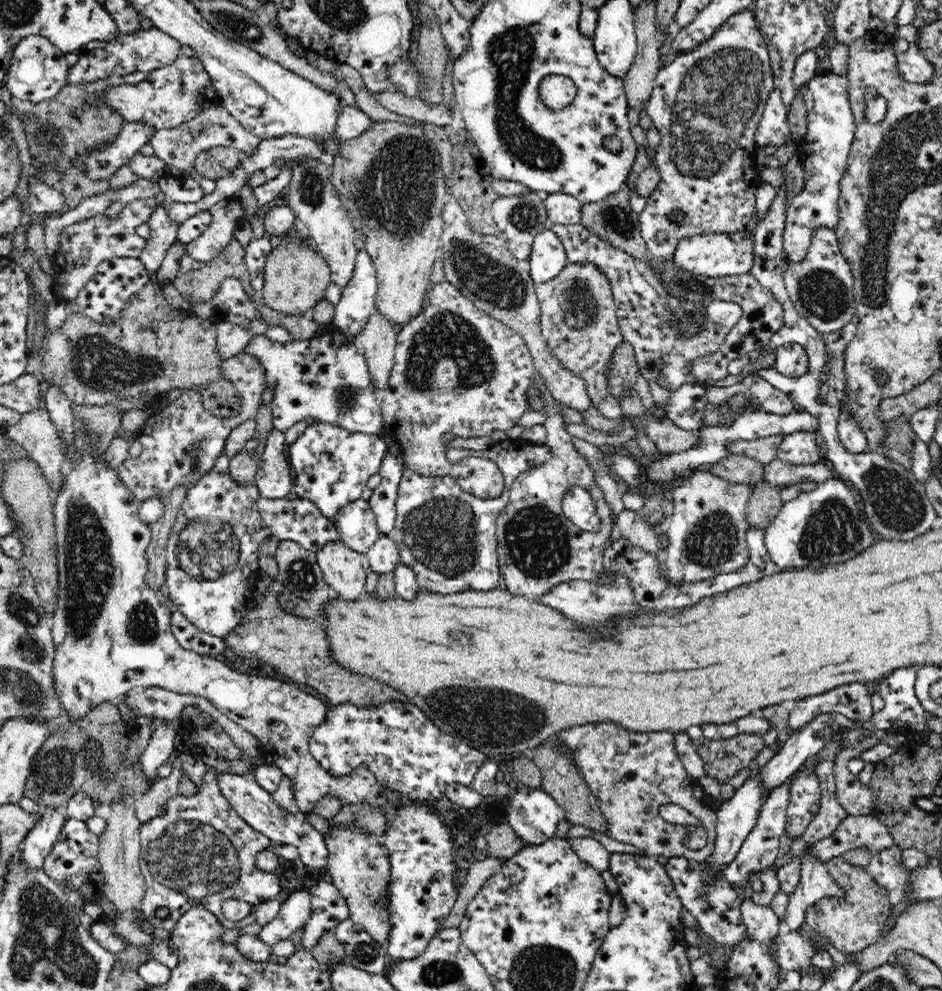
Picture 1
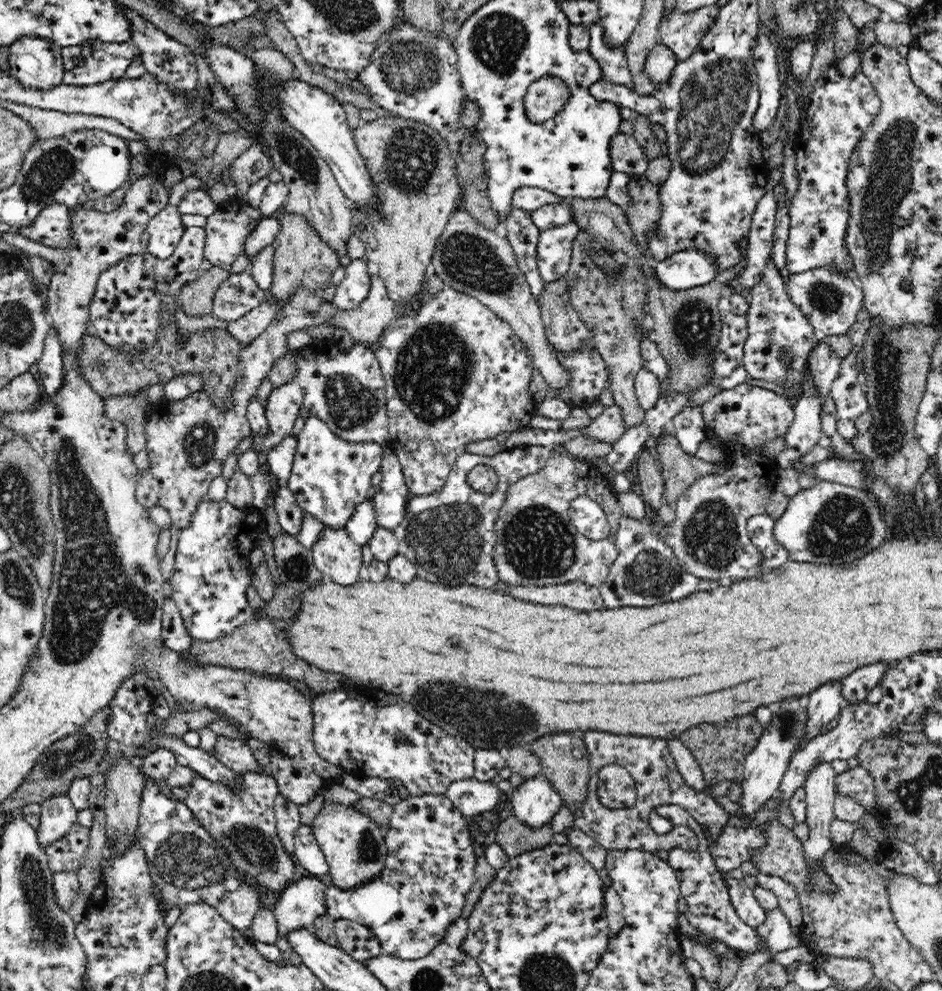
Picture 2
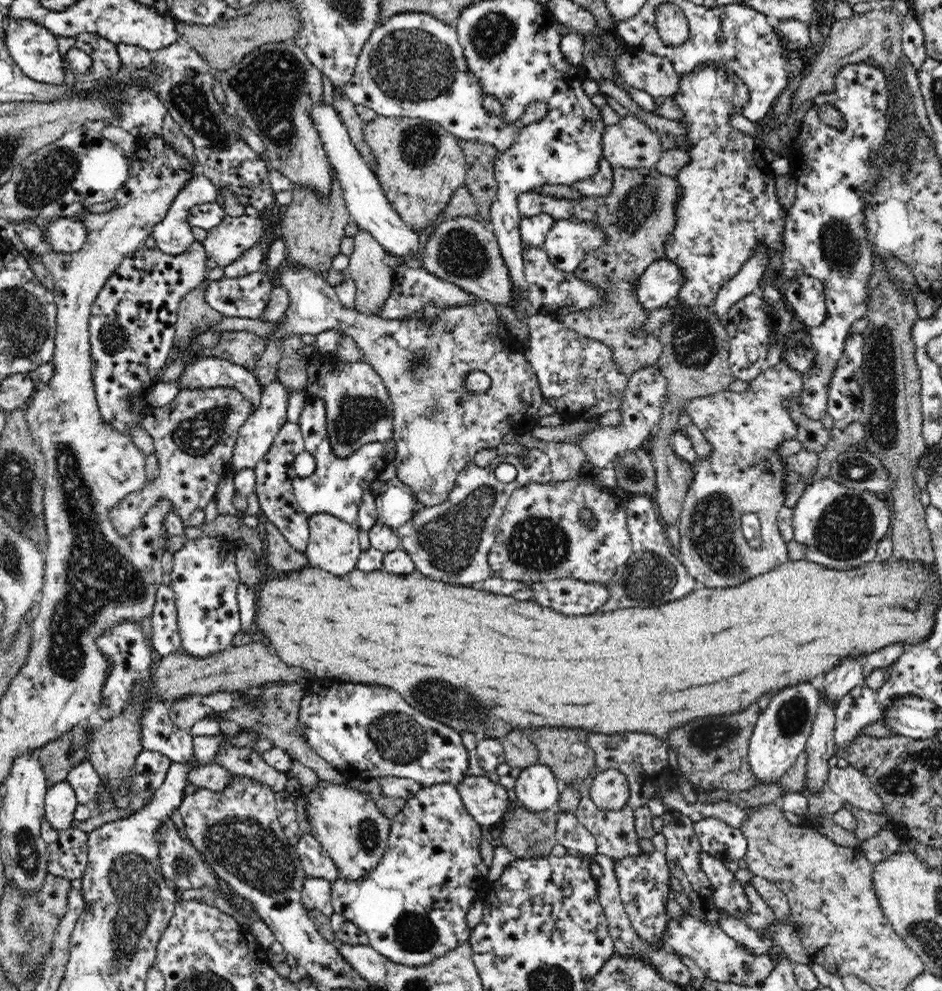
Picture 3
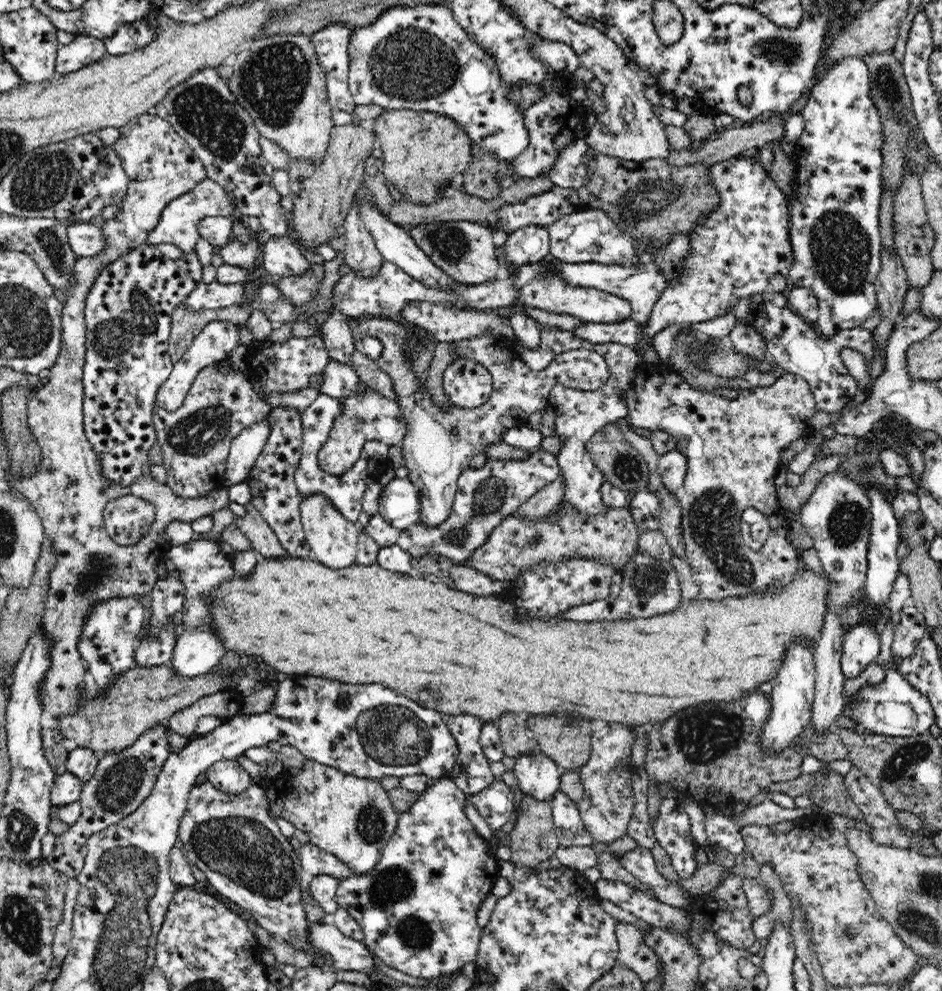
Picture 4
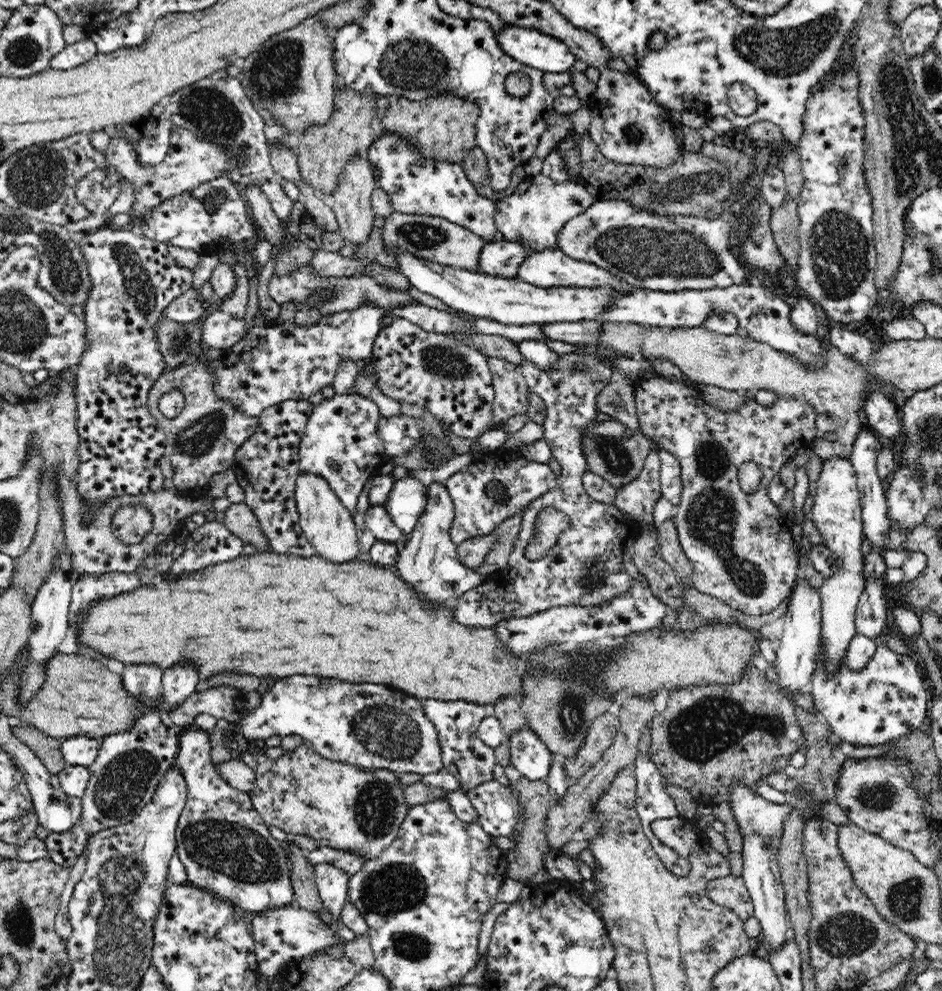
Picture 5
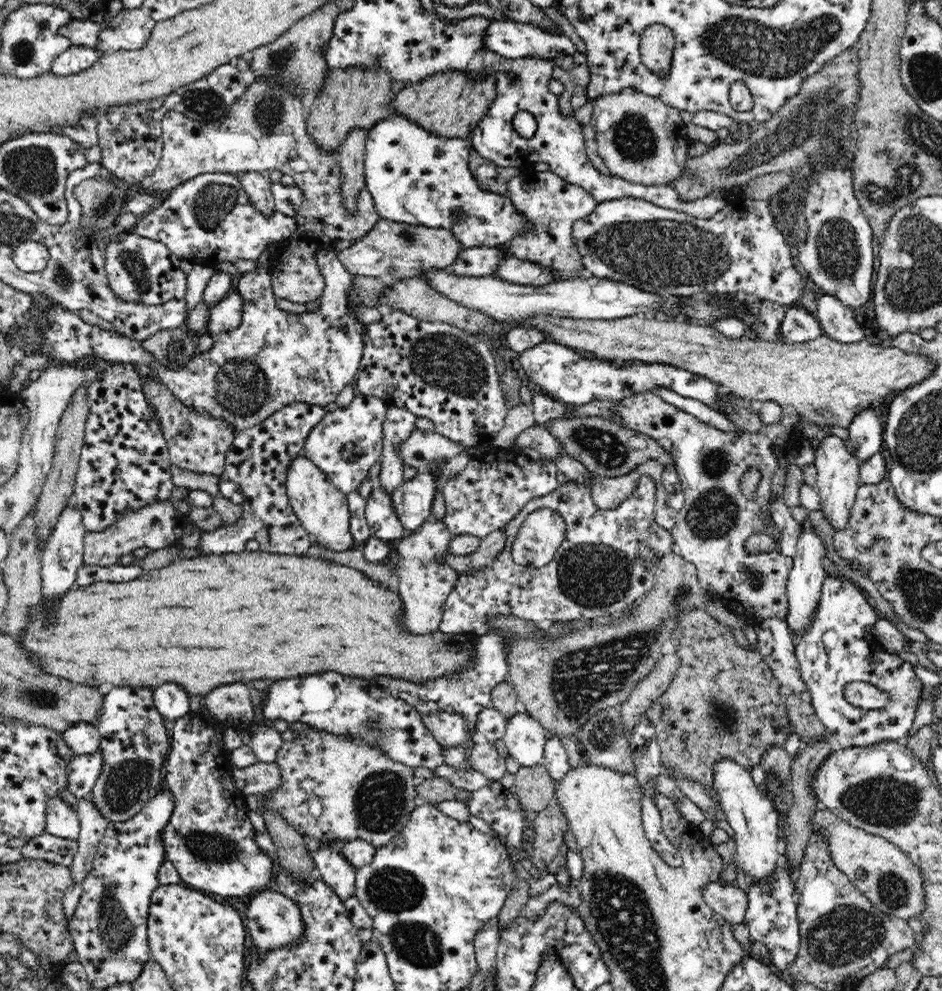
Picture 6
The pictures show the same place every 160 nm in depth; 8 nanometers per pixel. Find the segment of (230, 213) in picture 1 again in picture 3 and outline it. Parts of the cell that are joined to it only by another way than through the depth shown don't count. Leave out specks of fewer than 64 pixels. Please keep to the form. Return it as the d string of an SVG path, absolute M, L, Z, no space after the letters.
M244 214L239 218L232 218L232 216L227 215L219 226L207 232L207 238L205 242L202 243L207 258L216 261L220 267L232 264L232 262L235 262L246 250L250 250L252 246L260 243L262 232L265 232L265 222L266 220L263 216L259 214L257 216Z

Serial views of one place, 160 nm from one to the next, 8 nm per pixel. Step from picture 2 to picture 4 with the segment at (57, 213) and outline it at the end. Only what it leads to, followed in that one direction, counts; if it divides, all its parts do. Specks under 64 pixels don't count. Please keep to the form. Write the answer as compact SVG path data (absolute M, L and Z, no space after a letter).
M99 222L68 224L67 241L77 258L96 256L104 244L103 228Z

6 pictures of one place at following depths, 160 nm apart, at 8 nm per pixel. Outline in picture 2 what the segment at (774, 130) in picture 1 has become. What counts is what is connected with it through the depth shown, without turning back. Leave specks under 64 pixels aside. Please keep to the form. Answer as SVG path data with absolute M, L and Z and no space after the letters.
M761 26L757 48L754 48L760 98L757 112L753 116L753 125L758 133L770 128L782 100L779 96L782 82L778 79L780 74L778 74L774 46L771 35Z

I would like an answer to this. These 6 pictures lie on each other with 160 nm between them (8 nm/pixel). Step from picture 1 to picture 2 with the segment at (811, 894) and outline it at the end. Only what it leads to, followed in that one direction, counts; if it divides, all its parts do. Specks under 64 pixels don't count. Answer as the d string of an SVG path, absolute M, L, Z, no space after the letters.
M819 762L811 768L807 774L806 780L803 782L805 789L805 801L807 804L806 825L808 825L808 835L805 842L802 844L803 860L806 860L807 866L807 888L814 891L822 891L822 893L833 893L837 891L835 884L830 880L830 877L821 870L821 858L825 856L825 852L834 844L830 838L830 829L832 822L835 820L834 811L834 794L835 794L835 776L836 772L832 769L829 762Z

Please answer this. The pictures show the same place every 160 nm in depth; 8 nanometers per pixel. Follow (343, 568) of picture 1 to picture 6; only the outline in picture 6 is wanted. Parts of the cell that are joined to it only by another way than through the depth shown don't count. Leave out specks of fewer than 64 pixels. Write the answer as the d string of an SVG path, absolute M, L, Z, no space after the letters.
M304 454L291 460L288 467L286 490L289 503L301 525L314 537L315 544L331 552L342 553L353 547L355 540L350 530L350 511L347 495L334 486L332 480Z

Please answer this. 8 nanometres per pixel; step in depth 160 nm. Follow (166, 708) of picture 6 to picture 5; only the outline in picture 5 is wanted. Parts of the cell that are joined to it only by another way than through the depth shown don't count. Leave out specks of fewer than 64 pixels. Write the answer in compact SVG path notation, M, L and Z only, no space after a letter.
M192 664L174 666L172 670L164 672L160 694L165 696L167 702L173 704L174 709L177 709L192 694L195 694L196 686L200 680L201 676L198 676L198 672Z

